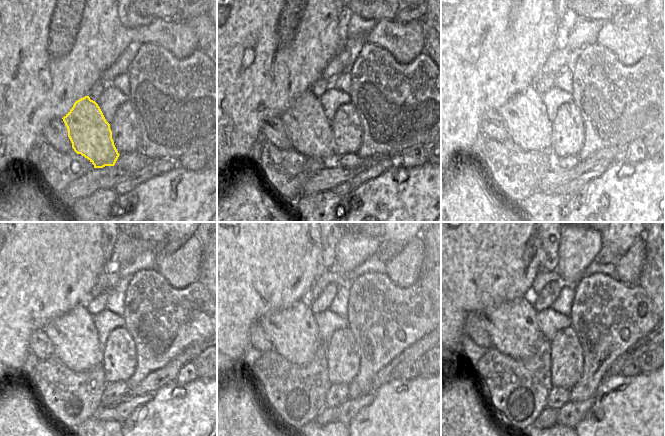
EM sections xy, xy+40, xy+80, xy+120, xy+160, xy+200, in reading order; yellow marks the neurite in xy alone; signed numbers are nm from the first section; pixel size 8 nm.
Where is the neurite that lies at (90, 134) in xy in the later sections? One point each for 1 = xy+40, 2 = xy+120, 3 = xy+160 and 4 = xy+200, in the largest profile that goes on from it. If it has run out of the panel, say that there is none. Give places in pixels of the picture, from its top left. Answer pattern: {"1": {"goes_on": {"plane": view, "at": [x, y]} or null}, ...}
{"1": {"goes_on": {"plane": "xy+40", "at": [310, 131]}}, "2": {"goes_on": {"plane": "xy+120", "at": [73, 334]}}, "3": {"goes_on": {"plane": "xy+160", "at": [293, 332]}}, "4": {"goes_on": {"plane": "xy+200", "at": [512, 326]}}}

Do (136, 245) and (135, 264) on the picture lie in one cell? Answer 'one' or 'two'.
two

